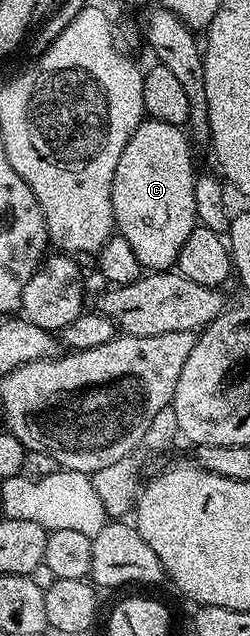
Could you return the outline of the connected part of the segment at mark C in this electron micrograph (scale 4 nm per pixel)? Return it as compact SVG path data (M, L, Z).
M149 118L135 128L131 140L127 140L127 148L123 148L123 156L119 156L119 164L115 164L115 180L111 184L113 225L116 233L131 244L135 256L139 256L139 264L146 271L168 271L176 263L183 244L187 244L187 236L191 236L193 227L198 225L193 183L195 169L189 148L190 135L182 127Z

